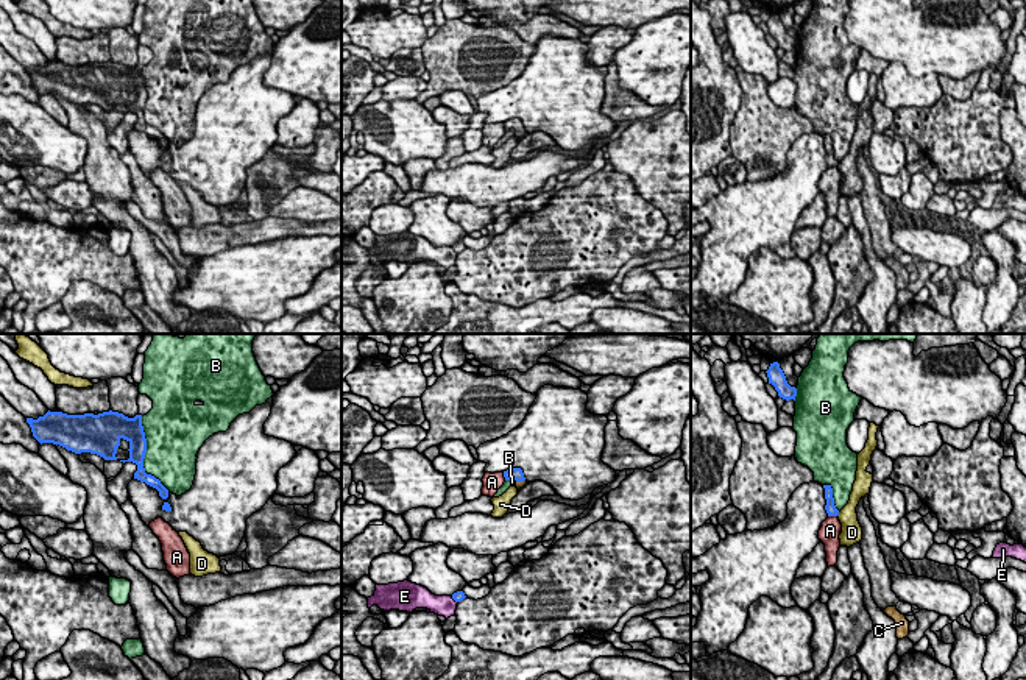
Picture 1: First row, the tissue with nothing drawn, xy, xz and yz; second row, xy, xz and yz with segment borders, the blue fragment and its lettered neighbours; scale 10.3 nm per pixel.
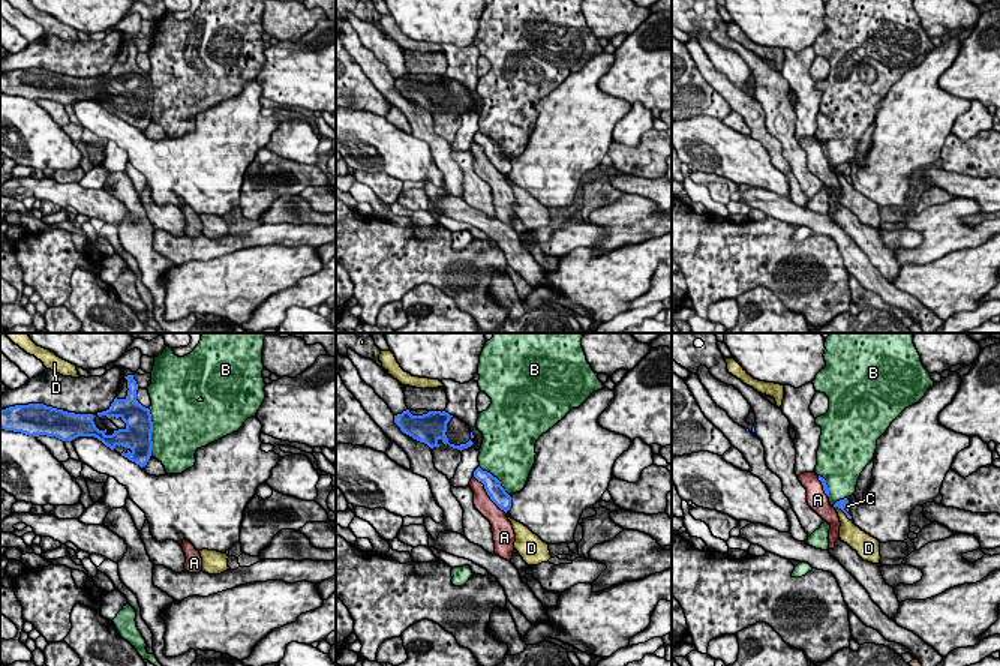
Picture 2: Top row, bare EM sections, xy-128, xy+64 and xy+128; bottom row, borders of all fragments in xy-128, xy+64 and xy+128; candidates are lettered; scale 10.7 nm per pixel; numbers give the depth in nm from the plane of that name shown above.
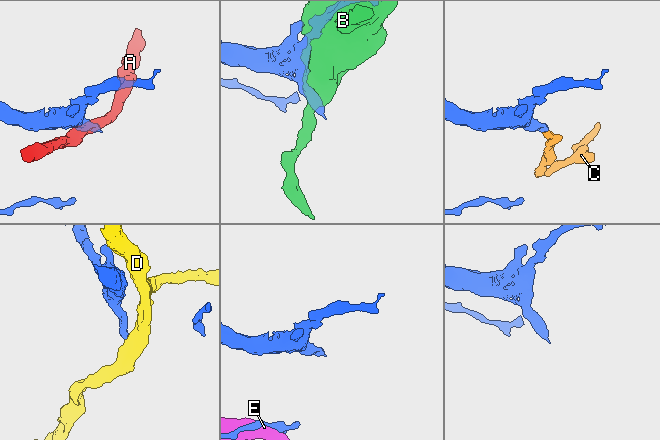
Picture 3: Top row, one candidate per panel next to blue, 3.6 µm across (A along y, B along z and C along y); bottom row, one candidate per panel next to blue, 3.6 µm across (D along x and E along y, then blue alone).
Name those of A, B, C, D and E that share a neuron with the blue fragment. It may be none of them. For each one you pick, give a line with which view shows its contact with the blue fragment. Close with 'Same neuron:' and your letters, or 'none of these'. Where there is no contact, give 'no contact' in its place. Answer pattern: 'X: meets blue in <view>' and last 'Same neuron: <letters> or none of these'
C: meets blue in xz
Same neuron: C

